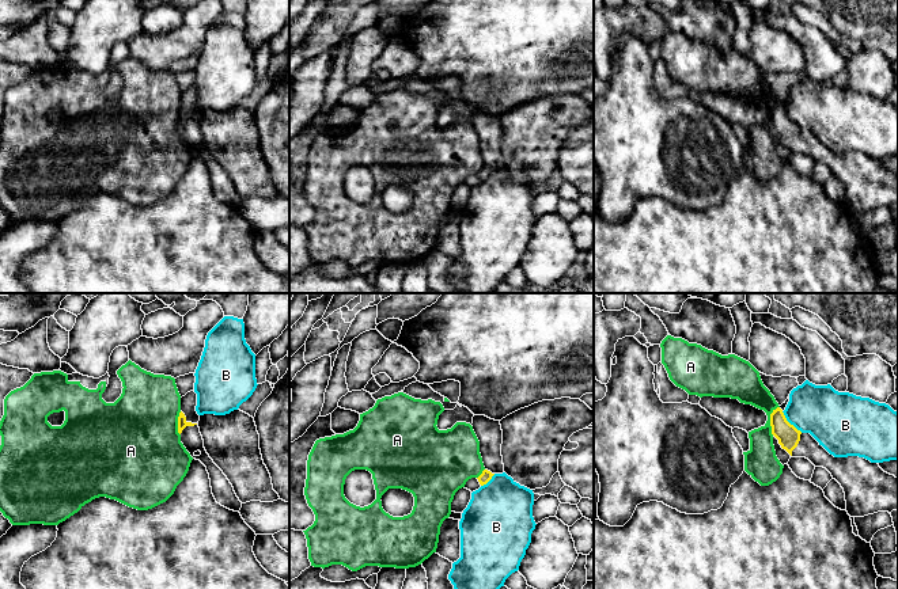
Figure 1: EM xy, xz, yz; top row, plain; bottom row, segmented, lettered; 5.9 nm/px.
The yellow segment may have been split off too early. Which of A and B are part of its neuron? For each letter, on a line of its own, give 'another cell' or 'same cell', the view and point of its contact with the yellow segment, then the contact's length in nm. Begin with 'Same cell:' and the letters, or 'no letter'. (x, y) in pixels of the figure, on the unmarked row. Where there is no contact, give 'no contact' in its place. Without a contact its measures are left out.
Same cell: no letter
A: another cell; contact yz (770, 117); length 180 nm
B: another cell; contact yz (789, 120); length 180 nm

